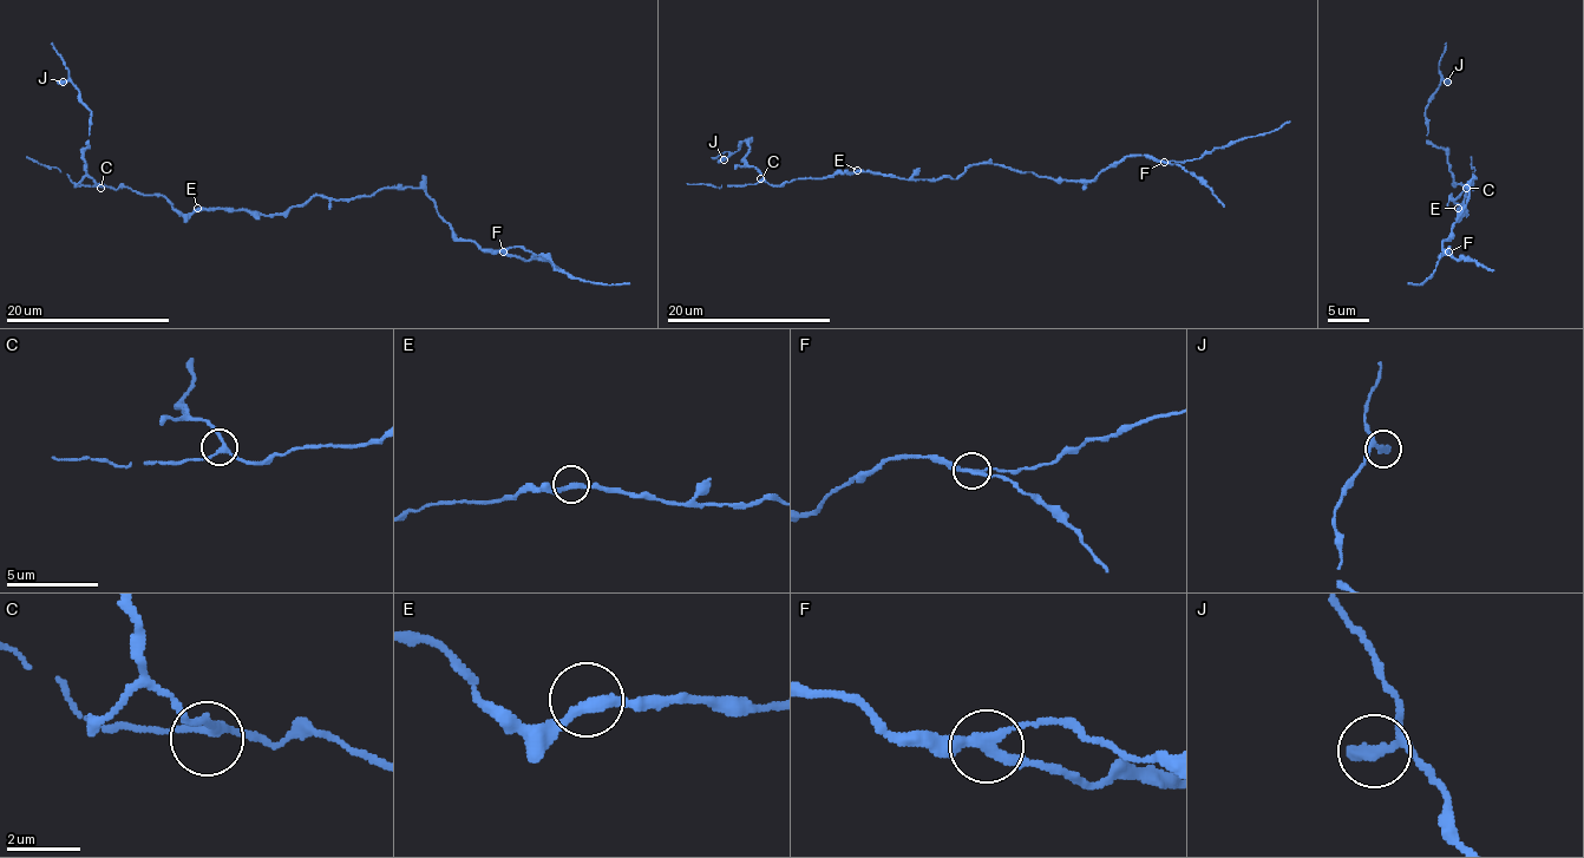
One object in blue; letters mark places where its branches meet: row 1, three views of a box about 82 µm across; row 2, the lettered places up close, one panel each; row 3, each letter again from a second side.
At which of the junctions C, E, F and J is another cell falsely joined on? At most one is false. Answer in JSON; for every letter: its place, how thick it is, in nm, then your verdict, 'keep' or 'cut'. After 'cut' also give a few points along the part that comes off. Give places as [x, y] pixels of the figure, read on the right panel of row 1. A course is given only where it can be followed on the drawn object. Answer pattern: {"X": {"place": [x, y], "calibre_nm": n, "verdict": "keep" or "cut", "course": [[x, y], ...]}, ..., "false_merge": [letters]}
{"C": {"place": [1466, 188], "calibre_nm": 200, "verdict": "keep"}, "E": {"place": [1458, 208], "calibre_nm": 280, "verdict": "keep"}, "F": {"place": [1448, 251], "calibre_nm": 220, "verdict": "cut", "course": [[1450, 251], [1459, 260], [1474, 260], [1494, 269]]}, "J": {"place": [1447, 82], "calibre_nm": 260, "verdict": "keep"}, "false_merge": ["F"]}

